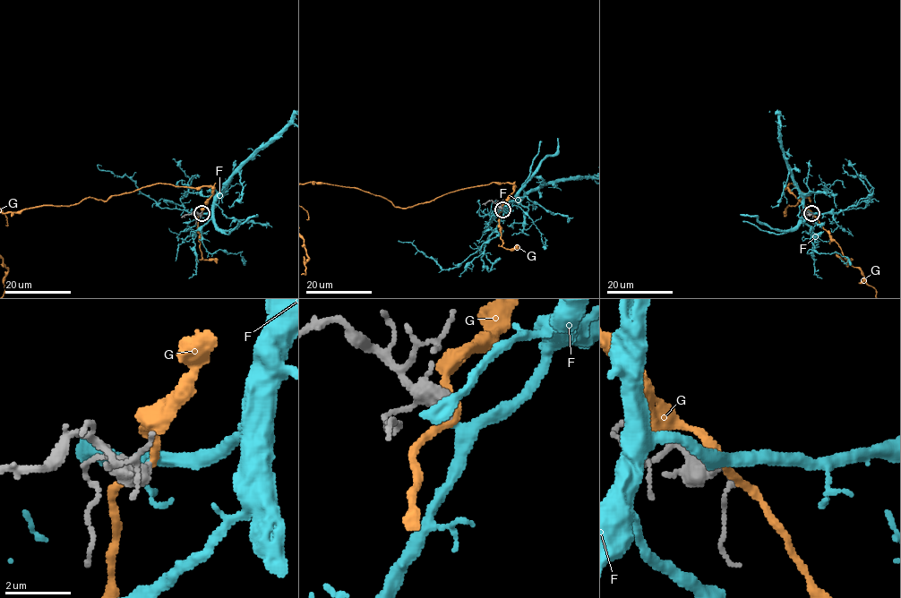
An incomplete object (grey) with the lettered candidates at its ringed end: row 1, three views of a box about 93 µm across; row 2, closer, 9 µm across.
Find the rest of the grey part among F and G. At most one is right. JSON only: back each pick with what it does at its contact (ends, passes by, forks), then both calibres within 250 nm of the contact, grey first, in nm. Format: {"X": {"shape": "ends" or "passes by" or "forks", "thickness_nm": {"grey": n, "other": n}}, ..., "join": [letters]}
{"F": {"shape": "passes by", "thickness_nm": {"grey": 360, "other": 240}}, "join": ["F"]}

